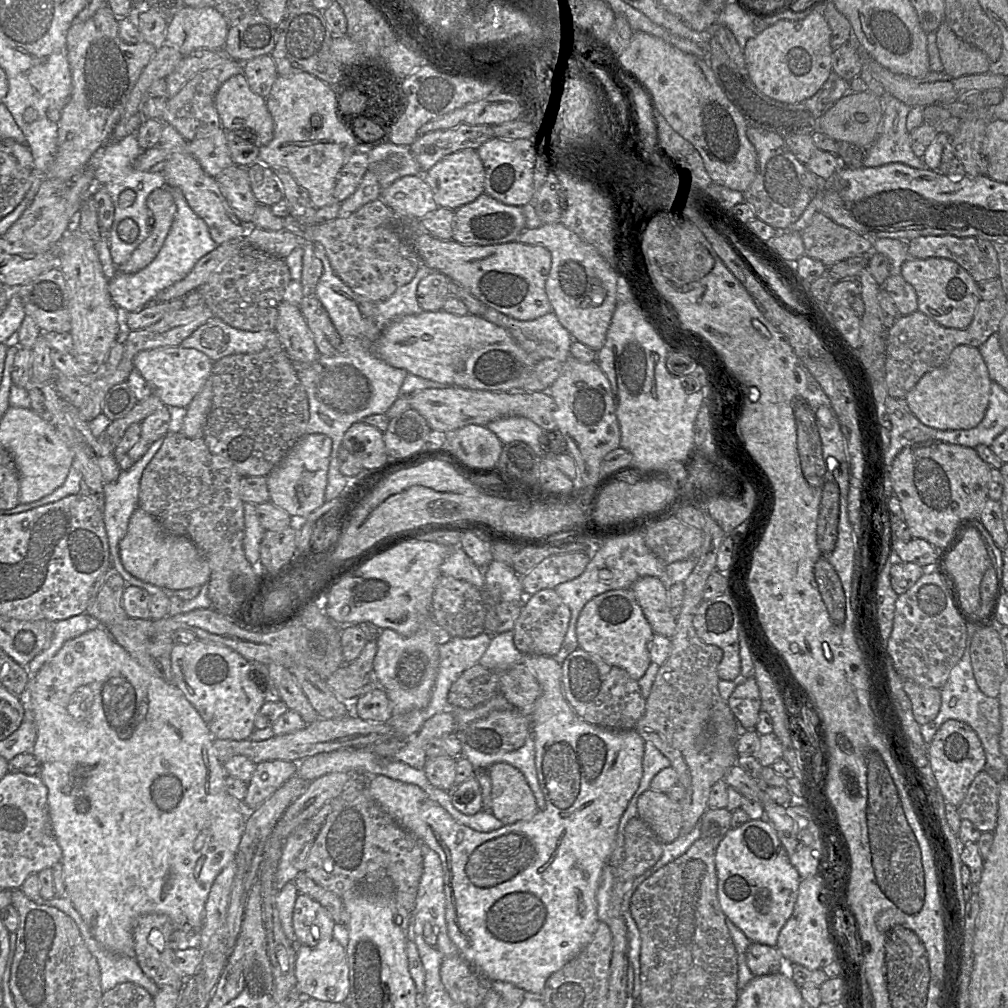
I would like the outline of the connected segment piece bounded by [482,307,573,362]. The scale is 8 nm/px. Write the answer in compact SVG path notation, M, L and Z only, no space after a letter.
M486 307L482 317L504 328L534 361L551 358L565 362L570 356L569 349L573 339L552 311L526 321L514 319Z

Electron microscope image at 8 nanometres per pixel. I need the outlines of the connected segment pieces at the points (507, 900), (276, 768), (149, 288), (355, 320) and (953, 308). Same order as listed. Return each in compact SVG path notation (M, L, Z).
M523 654L522 663L530 670L541 687L541 695L537 699L531 715L531 735L535 744L537 777L545 798L544 810L539 811L529 820L504 825L500 829L491 832L478 832L455 821L439 803L432 800L424 790L415 784L407 784L385 775L377 775L370 778L368 793L401 827L412 833L423 844L433 849L439 855L444 870L445 918L448 936L463 958L477 973L481 973L491 982L511 983L528 994L540 997L547 979L574 959L590 943L597 930L600 921L597 917L596 894L602 870L606 863L609 862L613 851L620 818L637 790L642 777L645 741L635 729L606 729L587 723L578 717L564 697L561 683L562 668L553 657Z
M290 760L260 762L247 784L247 794L243 802L248 808L256 809L266 801L287 780L297 774L298 763Z
M167 186L177 210L165 241L153 261L140 271L132 274L117 272L109 281L109 293L118 308L127 312L142 309L155 301L156 295L163 289L182 280L197 261L214 250L218 244L211 238L207 224L188 205L182 191L177 187Z
M314 243L315 256L322 262L323 272L316 285L316 294L337 330L341 345L335 356L320 355L311 364L294 364L297 375L309 400L309 421L306 433L325 434L332 439L332 450L327 475L325 501L338 497L349 485L349 478L339 468L338 453L348 428L372 414L385 414L401 395L401 385L408 375L404 369L394 368L373 352L373 344L384 329L394 320L422 311L417 301L419 282L437 272L420 263L412 281L399 287L383 301L370 301L353 292L334 272L325 248Z
M946 258L907 259L901 274L917 295L917 311L946 328L965 329L974 317L981 300L977 282L956 262Z

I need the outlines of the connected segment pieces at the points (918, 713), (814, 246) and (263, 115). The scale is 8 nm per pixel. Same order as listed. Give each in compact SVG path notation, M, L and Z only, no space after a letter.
M904 680L903 689L911 701L913 716L919 725L937 716L941 706L940 689L925 687L911 680Z
M821 212L801 232L804 254L821 261L826 267L873 252L873 241L837 224Z
M244 74L232 76L220 86L215 95L215 107L225 131L249 130L254 134L252 143L258 147L267 145L273 139L274 122L266 101L251 91Z

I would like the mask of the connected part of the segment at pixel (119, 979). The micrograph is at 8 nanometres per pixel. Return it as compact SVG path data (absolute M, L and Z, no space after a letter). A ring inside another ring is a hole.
M66 895L62 897L54 896L51 899L43 899L39 896L37 902L56 907L75 921L87 948L99 964L103 993L124 982L132 982L144 987L152 997L159 992L159 986L145 974L139 966L136 957L115 955L105 950L99 944L80 913L74 908Z

